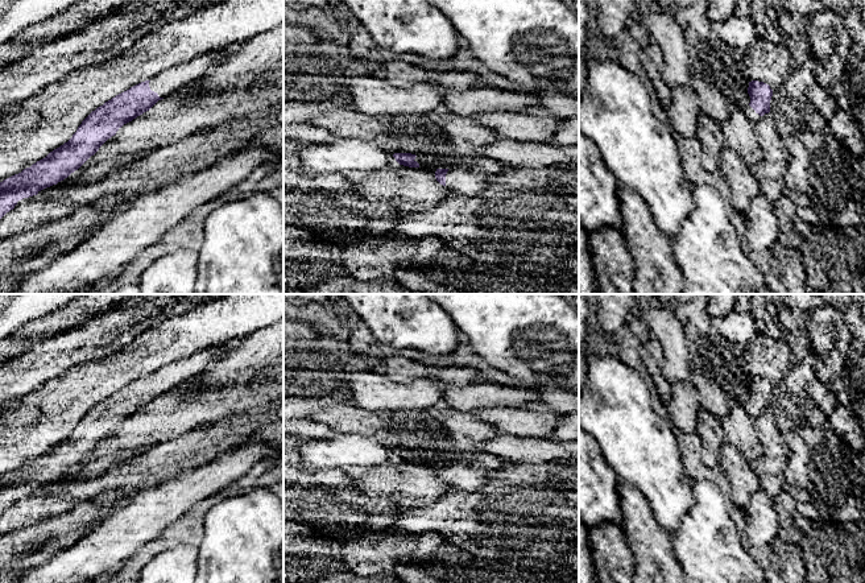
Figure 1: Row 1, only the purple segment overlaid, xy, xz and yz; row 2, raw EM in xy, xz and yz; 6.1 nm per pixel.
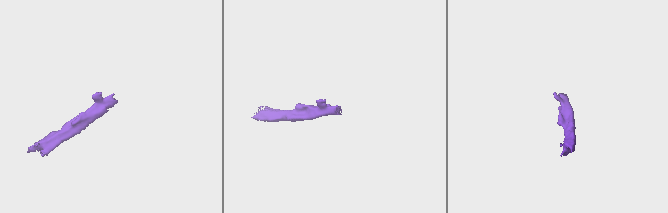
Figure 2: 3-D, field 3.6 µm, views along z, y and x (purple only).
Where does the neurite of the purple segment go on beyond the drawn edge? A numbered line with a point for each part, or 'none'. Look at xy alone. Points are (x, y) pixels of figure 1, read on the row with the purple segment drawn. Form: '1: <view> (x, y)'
1: xy (177, 77)

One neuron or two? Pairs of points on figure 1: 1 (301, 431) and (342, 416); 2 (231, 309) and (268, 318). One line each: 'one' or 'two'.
1: two
2: one

